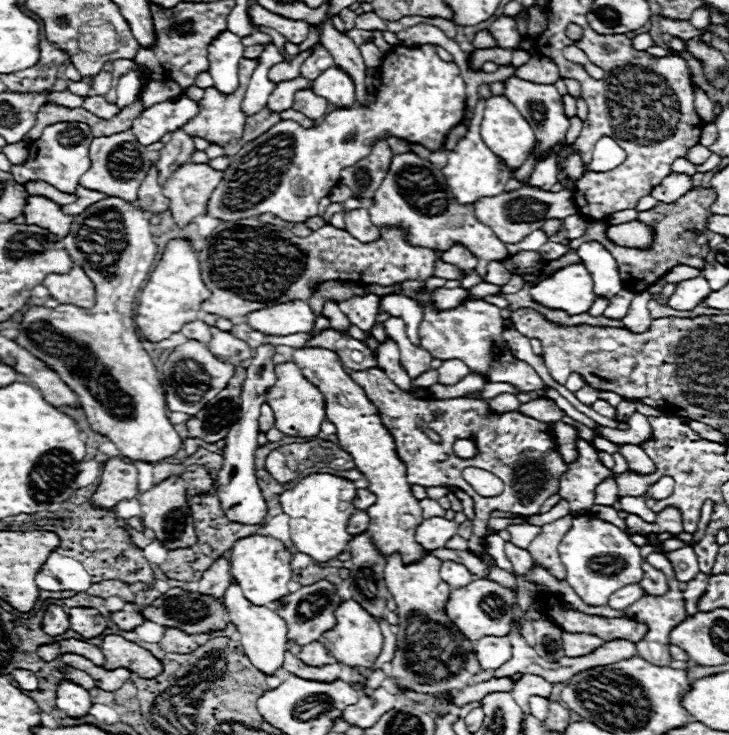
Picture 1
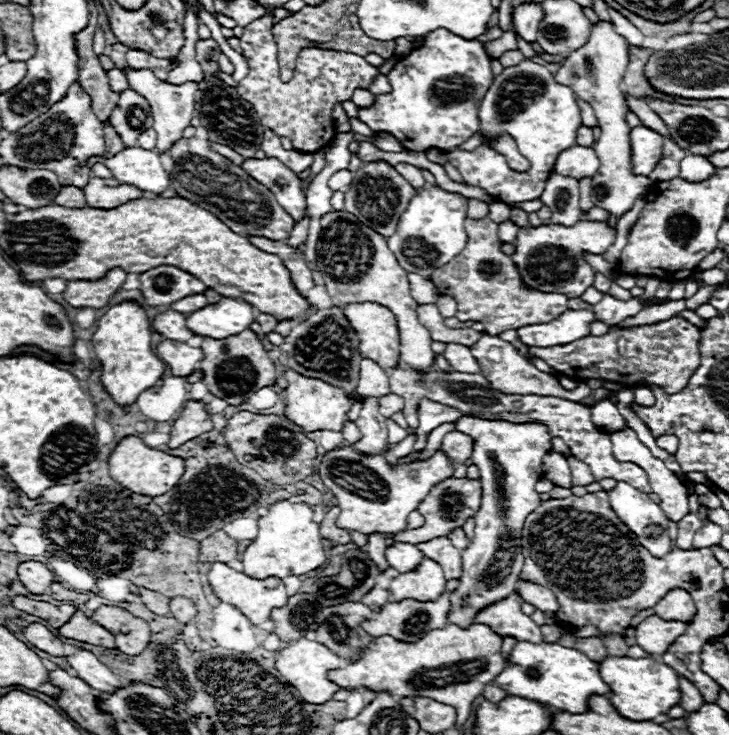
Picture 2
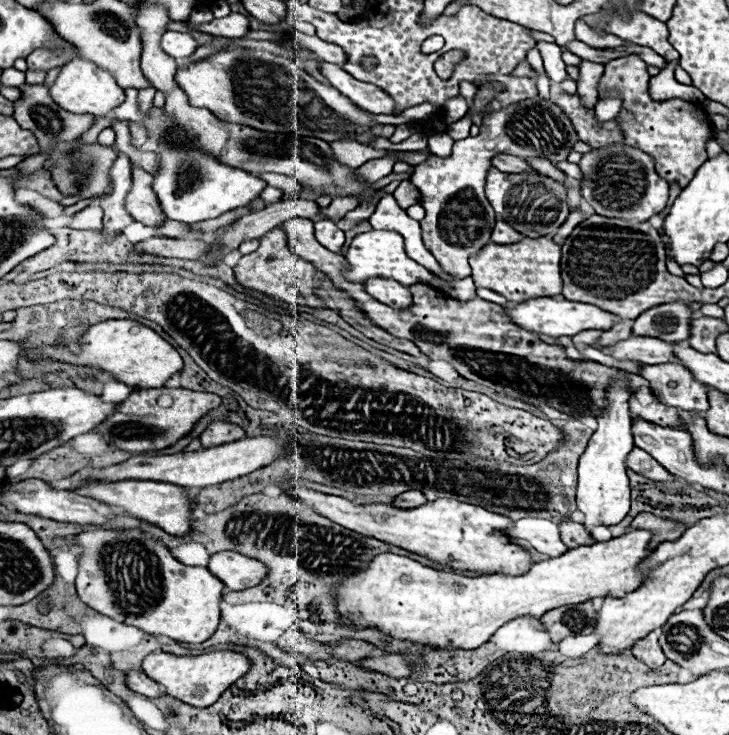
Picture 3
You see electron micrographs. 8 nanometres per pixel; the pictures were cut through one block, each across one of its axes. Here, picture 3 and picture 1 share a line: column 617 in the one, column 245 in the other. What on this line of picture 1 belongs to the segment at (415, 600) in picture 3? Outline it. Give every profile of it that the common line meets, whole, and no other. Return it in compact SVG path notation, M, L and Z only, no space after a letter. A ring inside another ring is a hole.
M246 536L238 540L230 550L230 564L232 564L232 578L240 584L244 596L252 604L268 606L270 602L280 600L282 596L288 596L288 582L292 580L292 568L290 568L292 554L284 546L282 540L276 540L272 536Z

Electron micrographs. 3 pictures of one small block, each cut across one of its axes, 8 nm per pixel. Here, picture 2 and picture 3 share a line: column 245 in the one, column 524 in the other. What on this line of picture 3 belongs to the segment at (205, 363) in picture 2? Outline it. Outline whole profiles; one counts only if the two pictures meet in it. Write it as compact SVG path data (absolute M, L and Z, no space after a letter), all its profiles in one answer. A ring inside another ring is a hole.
M294 216L292 220L278 224L278 228L286 232L290 250L296 256L312 262L322 274L326 274L332 280L332 284L348 292L350 298L356 302L356 306L366 314L366 318L370 318L374 324L378 324L386 332L392 332L398 338L412 340L426 356L430 356L430 360L446 360L460 372L460 376L474 380L480 386L492 388L516 400L524 400L542 410L552 408L568 416L576 416L576 418L586 416L588 412L600 416L606 404L606 396L604 396L606 386L616 378L626 378L630 380L630 386L632 386L632 396L628 398L628 408L630 408L632 418L650 420L652 424L660 424L666 428L682 426L678 408L660 404L652 396L646 378L642 378L640 374L618 370L618 368L608 368L592 360L576 362L568 358L562 346L544 344L540 338L536 338L536 334L524 332L516 324L504 320L504 310L500 304L482 300L478 296L466 302L460 302L460 300L448 298L440 290L430 288L426 284L410 286L414 304L406 310L394 310L386 304L380 304L378 300L366 294L364 284L352 284L344 280L344 276L340 274L340 270L346 266L344 256L330 252L322 244L318 244L314 238L312 224L314 222L308 218Z

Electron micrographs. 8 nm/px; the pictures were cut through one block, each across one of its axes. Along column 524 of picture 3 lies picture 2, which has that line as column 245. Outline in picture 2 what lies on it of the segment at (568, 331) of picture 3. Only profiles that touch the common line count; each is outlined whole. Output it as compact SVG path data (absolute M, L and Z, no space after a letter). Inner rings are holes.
M222 298L216 304L208 304L188 316L188 328L200 336L216 340L236 336L254 322L254 308L244 300Z

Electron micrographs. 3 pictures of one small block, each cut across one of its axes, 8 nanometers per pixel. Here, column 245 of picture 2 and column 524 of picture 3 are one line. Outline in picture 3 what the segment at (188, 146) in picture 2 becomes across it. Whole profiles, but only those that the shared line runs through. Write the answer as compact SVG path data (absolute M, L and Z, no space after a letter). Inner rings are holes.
M490 168L488 178L486 178L486 196L500 220L508 222L522 236L530 236L530 238L556 232L564 224L564 220L570 212L568 204L566 204L564 182L556 182L538 172L506 174L496 168ZM532 232L536 232L536 234L532 234Z

